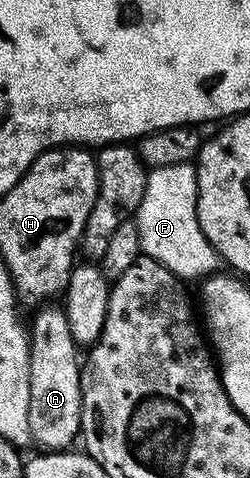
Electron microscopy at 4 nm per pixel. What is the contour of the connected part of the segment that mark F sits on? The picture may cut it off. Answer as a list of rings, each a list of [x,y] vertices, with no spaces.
[[[177,163],[173,167],[150,170],[145,183],[145,195],[137,211],[137,224],[141,235],[142,256],[157,259],[173,275],[184,282],[198,282],[216,272],[221,265],[219,253],[205,239],[201,223],[197,223],[197,175],[194,164]]]

